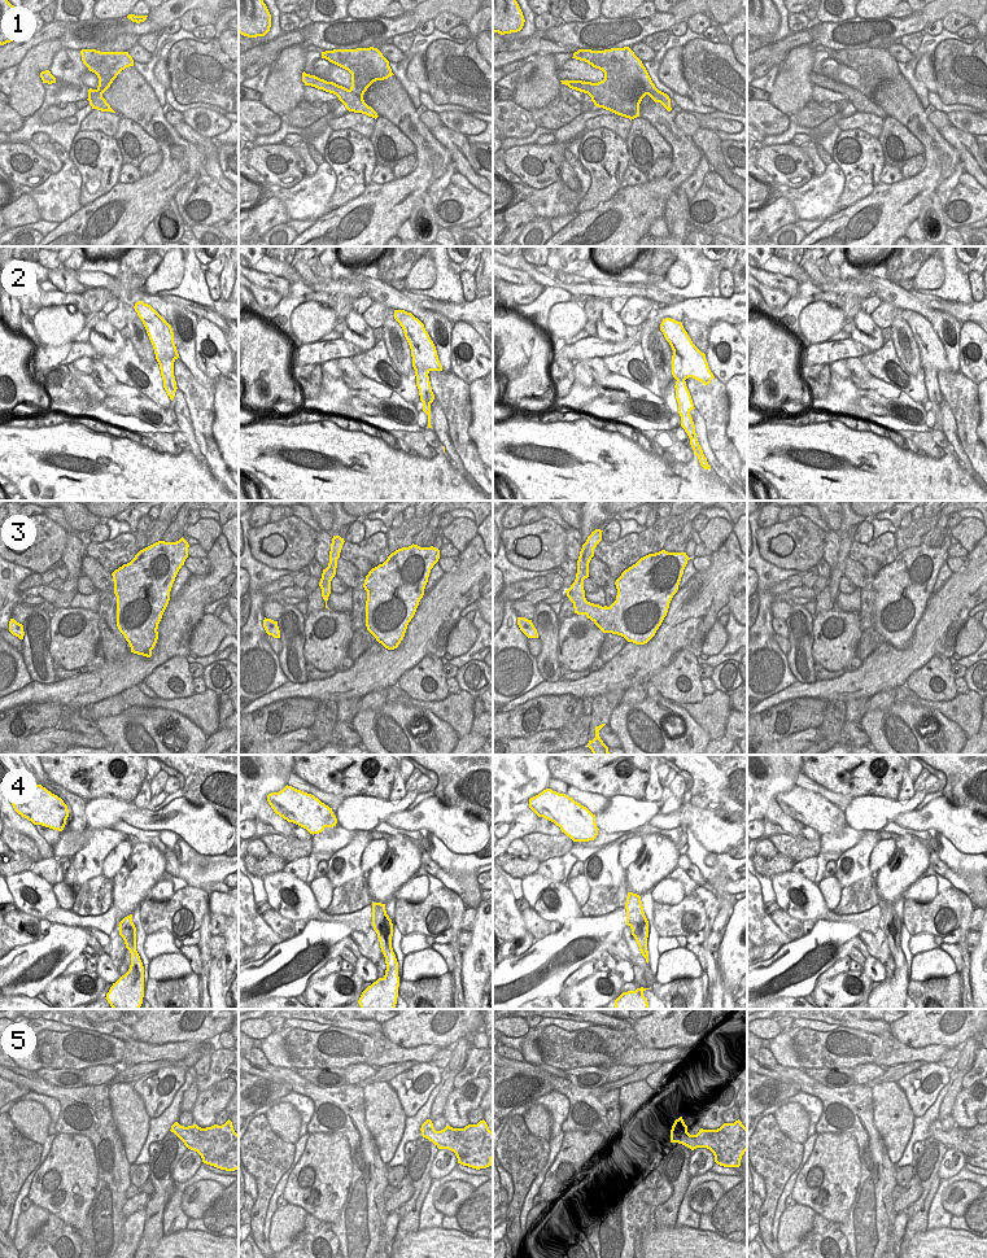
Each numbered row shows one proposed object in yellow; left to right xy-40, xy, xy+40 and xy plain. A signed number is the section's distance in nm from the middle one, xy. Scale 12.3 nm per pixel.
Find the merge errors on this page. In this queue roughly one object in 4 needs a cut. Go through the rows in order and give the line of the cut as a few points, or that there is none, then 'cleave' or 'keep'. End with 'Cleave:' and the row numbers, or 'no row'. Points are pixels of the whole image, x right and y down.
1: cut xy (319, 78), (311, 86); cleave
2: cut xy-40 (153, 346), (160, 348), (161, 358), (171, 358), (174, 361); cleave
3: cut none; keep
4: cut none; keep
5: cut none; keep
Cleave: 1, 2

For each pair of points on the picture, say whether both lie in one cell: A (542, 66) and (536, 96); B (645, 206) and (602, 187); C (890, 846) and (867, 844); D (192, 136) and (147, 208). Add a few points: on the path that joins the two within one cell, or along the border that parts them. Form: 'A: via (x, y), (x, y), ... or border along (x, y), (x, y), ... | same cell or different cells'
A: via (541, 74), (540, 88) | same cell
B: border along (623, 184), (610, 199), (589, 210) | different cells
C: border along (879, 841), (869, 857), (870, 874) | different cells
D: border along (173, 126), (204, 156), (202, 169) | different cells

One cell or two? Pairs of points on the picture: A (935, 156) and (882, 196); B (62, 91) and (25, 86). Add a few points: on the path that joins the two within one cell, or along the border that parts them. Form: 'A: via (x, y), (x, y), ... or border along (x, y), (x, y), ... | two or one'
A: via (931, 171), (907, 196), (898, 196) | one
B: border along (44, 83), (44, 100), (30, 116) | two

